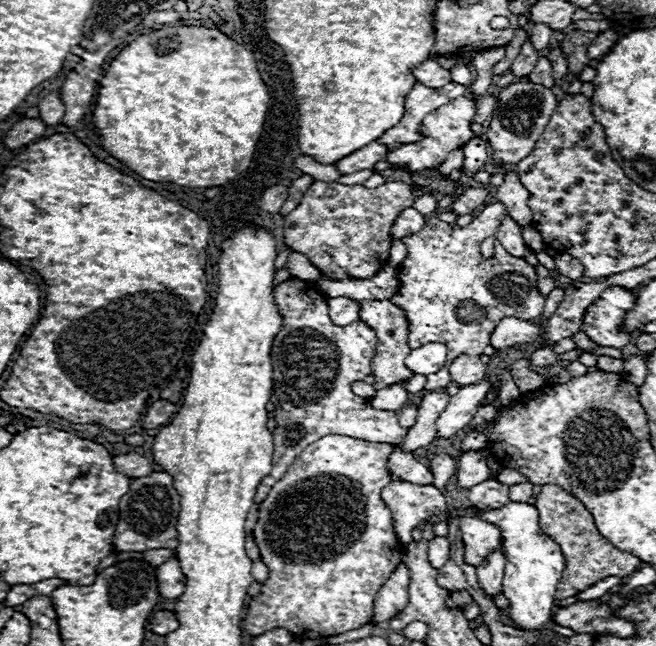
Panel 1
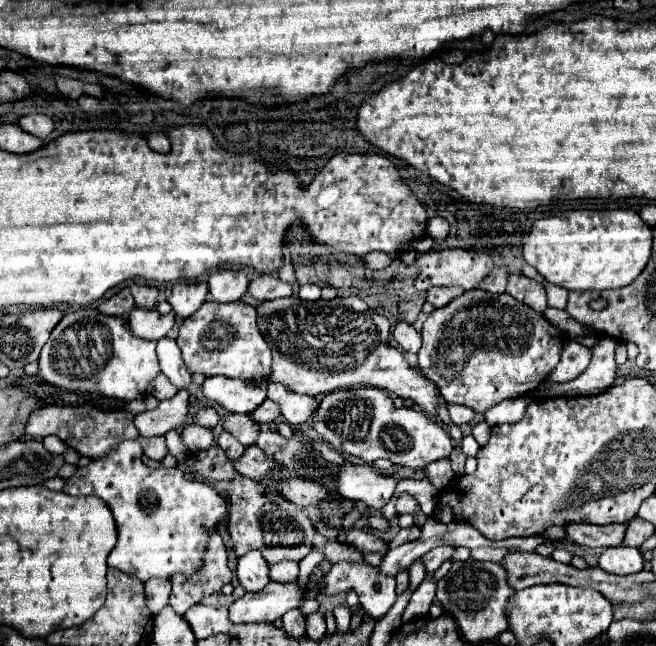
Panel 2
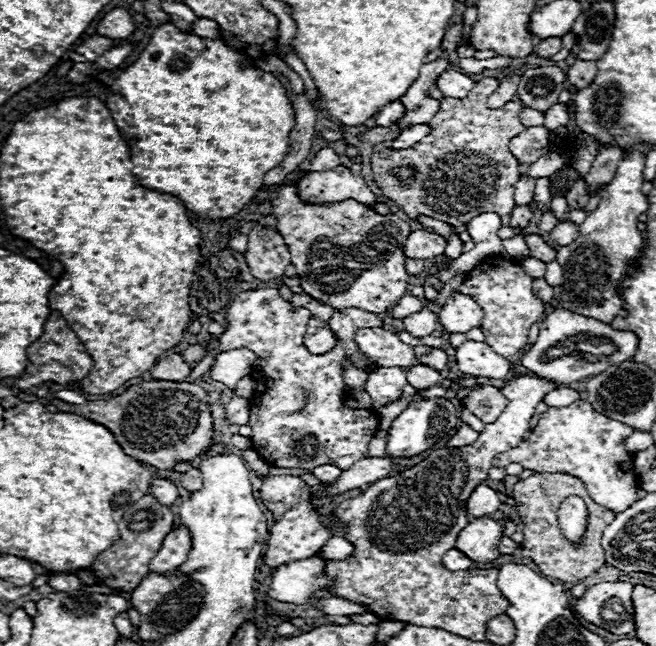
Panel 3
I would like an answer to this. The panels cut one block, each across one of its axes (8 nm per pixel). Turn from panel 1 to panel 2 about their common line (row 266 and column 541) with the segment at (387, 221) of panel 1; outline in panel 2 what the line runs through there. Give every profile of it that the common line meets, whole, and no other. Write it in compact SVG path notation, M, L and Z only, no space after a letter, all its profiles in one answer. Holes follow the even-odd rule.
M468 290L448 306L434 310L422 326L422 348L418 350L418 366L426 372L428 380L442 390L444 400L468 406L478 414L484 414L490 406L502 400L528 396L536 386L540 386L552 368L556 368L566 338L524 302L518 302L508 294L496 294L492 298L486 296L488 292Z

